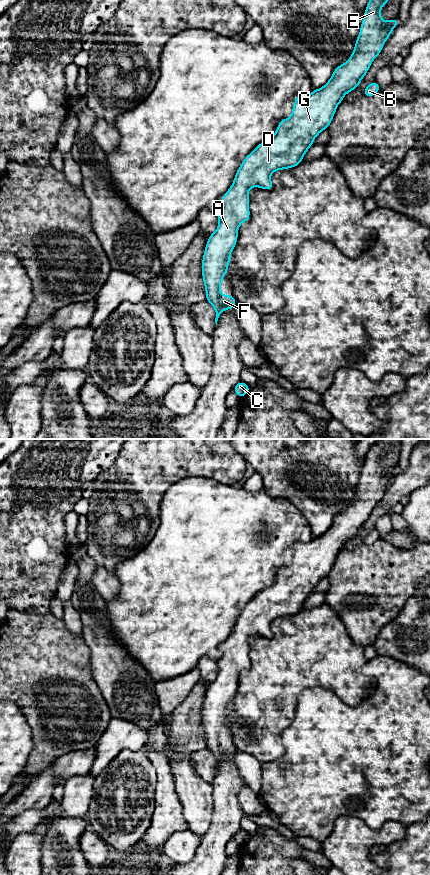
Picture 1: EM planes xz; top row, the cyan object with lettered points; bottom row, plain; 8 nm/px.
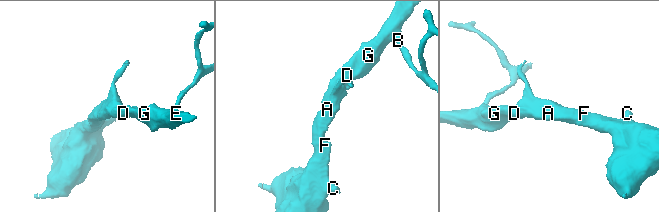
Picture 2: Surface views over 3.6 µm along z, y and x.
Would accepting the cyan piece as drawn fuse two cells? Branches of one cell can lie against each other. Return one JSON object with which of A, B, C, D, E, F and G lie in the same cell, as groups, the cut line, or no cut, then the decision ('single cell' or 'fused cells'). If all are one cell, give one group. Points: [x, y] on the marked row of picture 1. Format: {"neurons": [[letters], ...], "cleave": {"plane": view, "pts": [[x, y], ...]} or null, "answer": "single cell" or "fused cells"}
{"neurons": [["A", "B", "C", "D", "E", "F", "G"]], "cleave": null, "answer": "single cell"}

